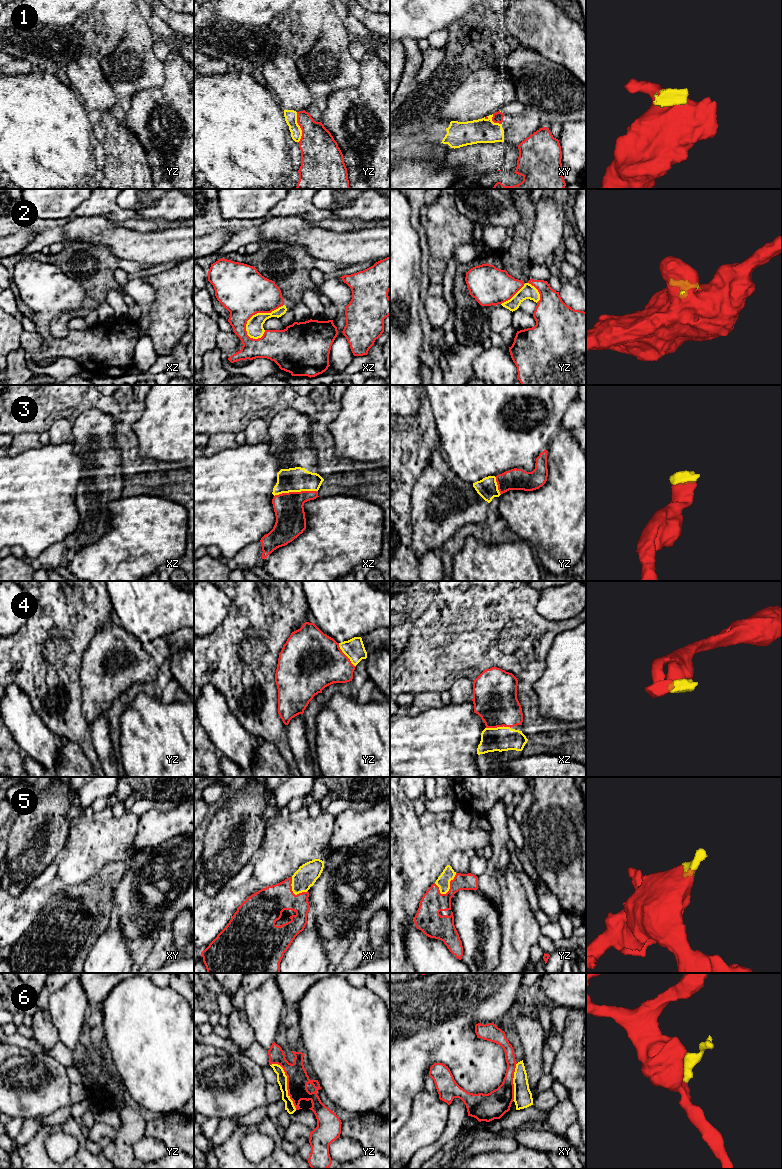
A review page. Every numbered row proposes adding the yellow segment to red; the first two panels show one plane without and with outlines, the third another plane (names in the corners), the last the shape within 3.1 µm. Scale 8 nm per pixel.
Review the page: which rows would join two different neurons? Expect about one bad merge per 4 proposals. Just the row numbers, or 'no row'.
1, 2, 6

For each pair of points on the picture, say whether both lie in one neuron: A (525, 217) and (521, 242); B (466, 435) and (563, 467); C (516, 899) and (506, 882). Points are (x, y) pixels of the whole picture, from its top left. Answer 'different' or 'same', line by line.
A: same
B: different
C: same

